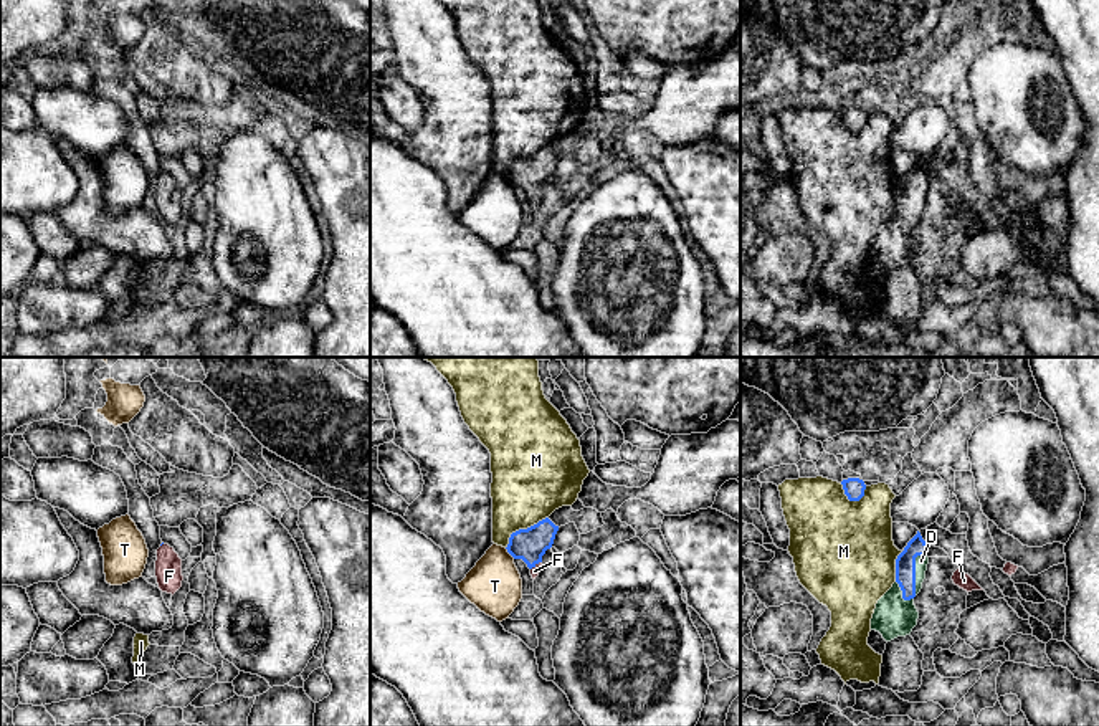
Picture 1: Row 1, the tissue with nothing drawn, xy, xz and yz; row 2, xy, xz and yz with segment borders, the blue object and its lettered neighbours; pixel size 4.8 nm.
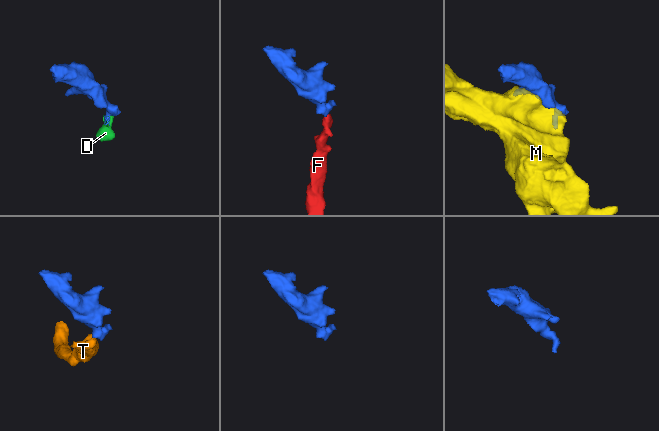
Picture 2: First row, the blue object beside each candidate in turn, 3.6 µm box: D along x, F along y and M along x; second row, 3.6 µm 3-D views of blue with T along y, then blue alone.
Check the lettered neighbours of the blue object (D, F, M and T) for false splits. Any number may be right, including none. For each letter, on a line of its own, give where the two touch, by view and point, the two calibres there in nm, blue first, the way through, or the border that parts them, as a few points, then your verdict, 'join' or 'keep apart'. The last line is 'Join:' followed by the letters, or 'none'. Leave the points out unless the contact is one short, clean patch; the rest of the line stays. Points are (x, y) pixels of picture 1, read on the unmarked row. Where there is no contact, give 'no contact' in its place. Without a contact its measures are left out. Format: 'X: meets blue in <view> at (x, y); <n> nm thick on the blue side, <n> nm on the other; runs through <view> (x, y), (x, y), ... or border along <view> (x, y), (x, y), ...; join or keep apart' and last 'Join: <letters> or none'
D: meets blue in yz at (914, 200); 100 nm thick on the blue side, 60 nm on the other; runs through yz (906, 191), (914, 200), (921, 191); join
F: meets blue in xz at (536, 192); 160 nm thick on the blue side, 50 nm on the other; runs through xz (529, 174), (536, 192), (534, 200); join
M: meets blue in xz at (523, 159); 160 nm thick on the blue side, 380 nm on the other; keep apart
T: meets blue in xz at (509, 182); 160 nm thick on the blue side, 260 nm on the other; border along xz (504, 177), (514, 187); keep apart
Join: D, F

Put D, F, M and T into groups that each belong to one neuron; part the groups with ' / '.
D F / M / T

